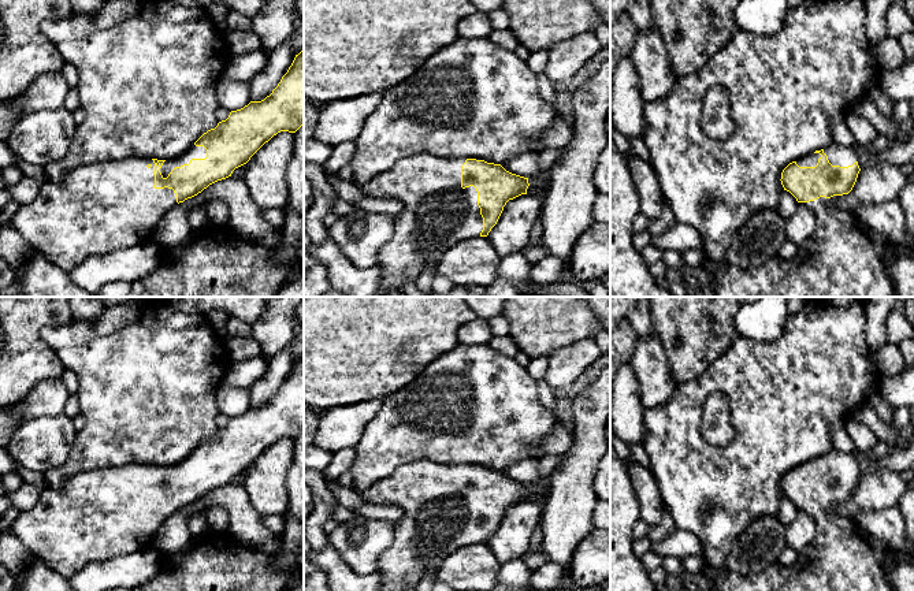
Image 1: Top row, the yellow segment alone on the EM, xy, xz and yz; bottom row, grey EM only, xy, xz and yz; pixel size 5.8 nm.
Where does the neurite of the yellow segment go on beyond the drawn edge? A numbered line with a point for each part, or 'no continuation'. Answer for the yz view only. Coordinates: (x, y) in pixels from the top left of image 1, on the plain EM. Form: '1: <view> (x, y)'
1: yz (843, 557)

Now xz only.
1: xz (437, 520)

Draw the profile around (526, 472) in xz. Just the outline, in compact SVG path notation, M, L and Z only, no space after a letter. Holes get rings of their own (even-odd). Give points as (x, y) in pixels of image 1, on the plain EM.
M530 457L525 458L523 462L514 464L504 471L501 471L506 477L530 484L540 477L538 460Z

